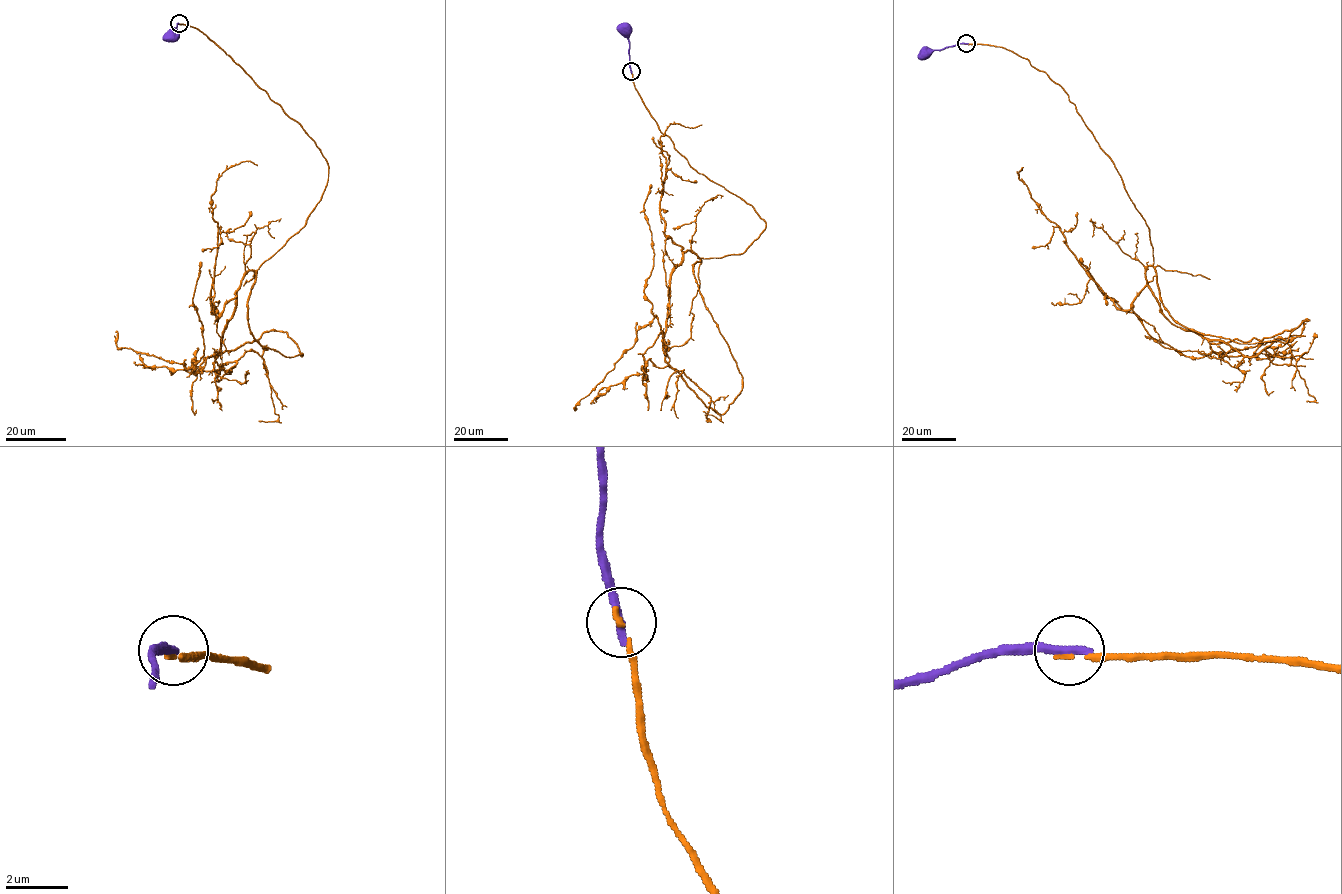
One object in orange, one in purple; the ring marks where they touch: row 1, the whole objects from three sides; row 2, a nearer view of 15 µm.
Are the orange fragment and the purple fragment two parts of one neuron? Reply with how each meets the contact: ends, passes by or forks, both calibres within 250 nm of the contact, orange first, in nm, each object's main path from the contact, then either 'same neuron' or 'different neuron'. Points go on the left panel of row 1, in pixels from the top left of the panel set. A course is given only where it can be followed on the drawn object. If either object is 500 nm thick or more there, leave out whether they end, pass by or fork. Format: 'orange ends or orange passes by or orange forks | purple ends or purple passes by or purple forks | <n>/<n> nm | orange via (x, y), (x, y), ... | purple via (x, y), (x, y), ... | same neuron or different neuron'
orange ends | purple ends | 190/320 nm | orange via (179, 24), (328, 166), (303, 226), (243, 278), (214, 368), (193, 373), (221, 351), (193, 371), (201, 262) | purple via (179, 23), (173, 36) | different neuron

